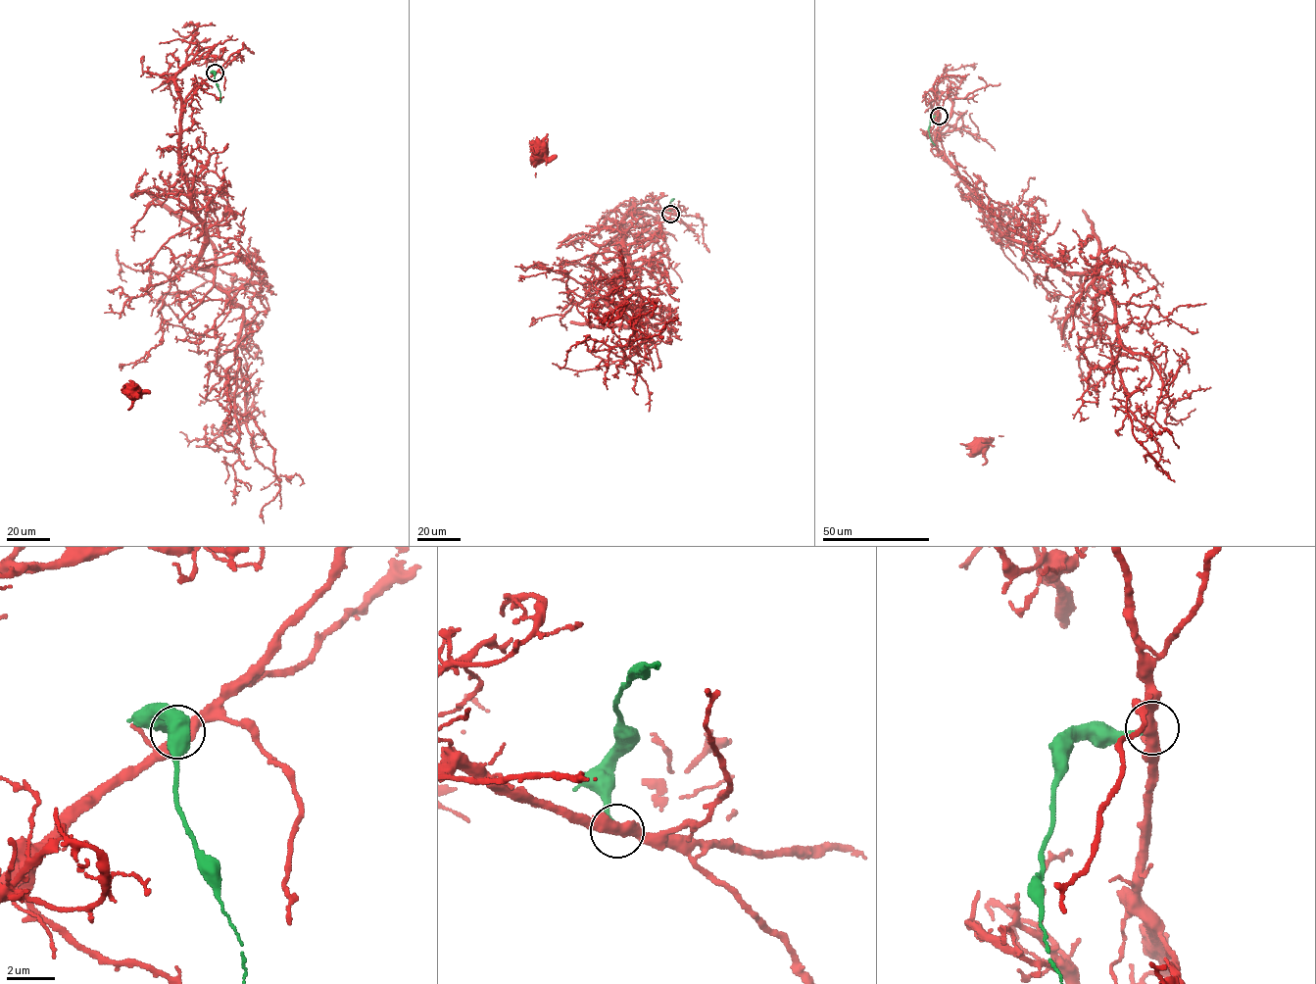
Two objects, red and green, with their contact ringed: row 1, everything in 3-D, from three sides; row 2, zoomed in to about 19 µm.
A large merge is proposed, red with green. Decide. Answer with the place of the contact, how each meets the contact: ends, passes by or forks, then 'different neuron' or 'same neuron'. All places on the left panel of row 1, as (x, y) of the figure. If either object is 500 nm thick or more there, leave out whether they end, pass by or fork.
at (215, 73); red passes by; green ends there; different neuron

